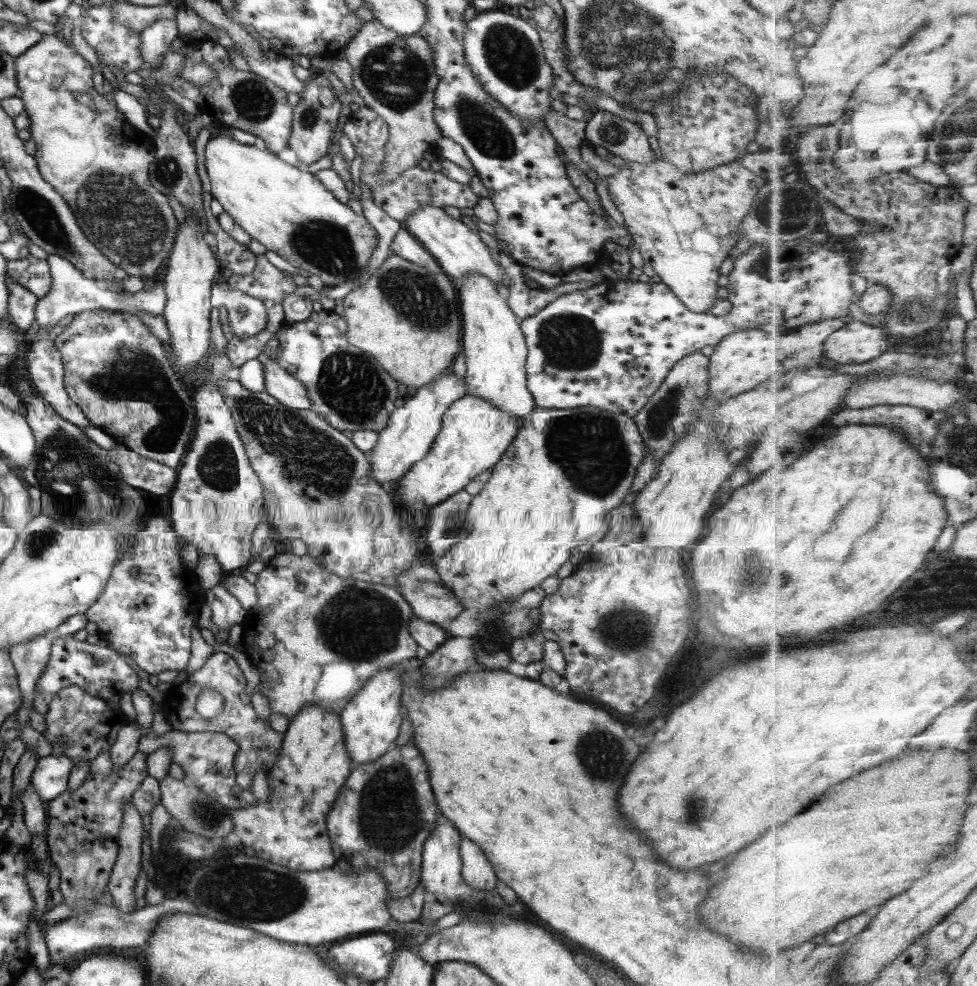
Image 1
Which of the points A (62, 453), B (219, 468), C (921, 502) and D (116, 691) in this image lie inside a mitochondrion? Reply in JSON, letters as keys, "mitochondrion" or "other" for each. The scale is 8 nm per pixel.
{"A":"mitochondrion","B":"mitochondrion","C":"other","D":"other"}

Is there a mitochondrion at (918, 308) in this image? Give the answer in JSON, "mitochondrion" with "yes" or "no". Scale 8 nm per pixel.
{"mitochondrion":"yes"}

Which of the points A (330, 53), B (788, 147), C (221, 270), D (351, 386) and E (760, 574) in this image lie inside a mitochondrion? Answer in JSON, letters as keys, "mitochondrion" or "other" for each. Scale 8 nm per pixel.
{"A":"other","B":"other","C":"other","D":"mitochondrion","E":"mitochondrion"}

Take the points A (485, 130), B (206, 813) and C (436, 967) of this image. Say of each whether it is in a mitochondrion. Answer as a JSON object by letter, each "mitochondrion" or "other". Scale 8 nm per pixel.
{"A":"mitochondrion","B":"mitochondrion","C":"other"}

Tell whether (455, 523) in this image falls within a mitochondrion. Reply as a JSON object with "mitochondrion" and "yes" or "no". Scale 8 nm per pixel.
{"mitochondrion":"yes"}

